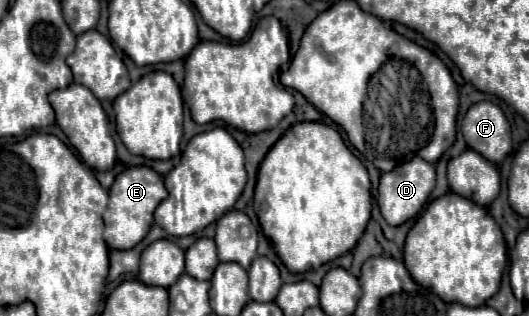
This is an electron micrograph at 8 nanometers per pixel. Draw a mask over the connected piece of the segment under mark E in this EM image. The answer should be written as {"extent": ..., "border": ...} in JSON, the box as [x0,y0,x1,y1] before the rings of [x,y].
{"extent":[104,167,168,249],"border":[[[130,167],[124,173],[120,173],[114,179],[114,185],[110,187],[110,201],[108,201],[108,209],[104,213],[104,241],[110,249],[130,249],[134,245],[138,245],[150,225],[152,225],[152,215],[154,209],[158,207],[158,203],[162,199],[166,199],[168,191],[162,183],[162,175],[158,175],[154,169],[150,167]]]}

